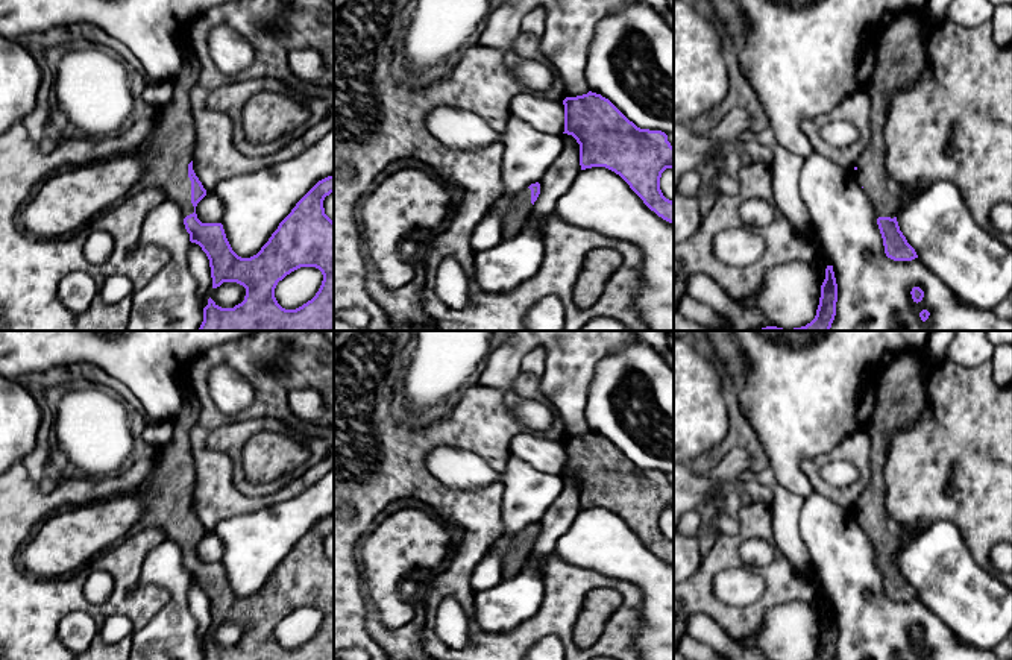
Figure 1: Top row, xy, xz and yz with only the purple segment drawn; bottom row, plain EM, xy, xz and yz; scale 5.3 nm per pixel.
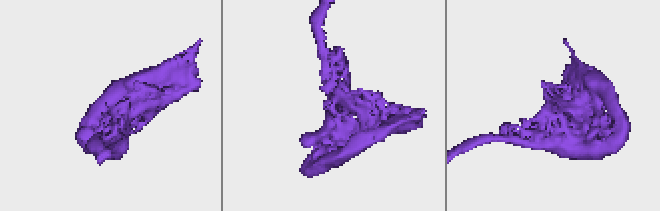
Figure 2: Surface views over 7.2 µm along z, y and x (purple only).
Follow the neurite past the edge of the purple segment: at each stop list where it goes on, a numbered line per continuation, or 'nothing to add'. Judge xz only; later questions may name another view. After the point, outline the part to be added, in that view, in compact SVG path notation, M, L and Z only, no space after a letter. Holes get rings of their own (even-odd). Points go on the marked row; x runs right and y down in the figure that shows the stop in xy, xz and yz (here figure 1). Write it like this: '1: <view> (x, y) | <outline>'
1: xz (519, 208) | M523 188L511 197L502 217L502 237L513 238L526 225L533 209L531 190Z

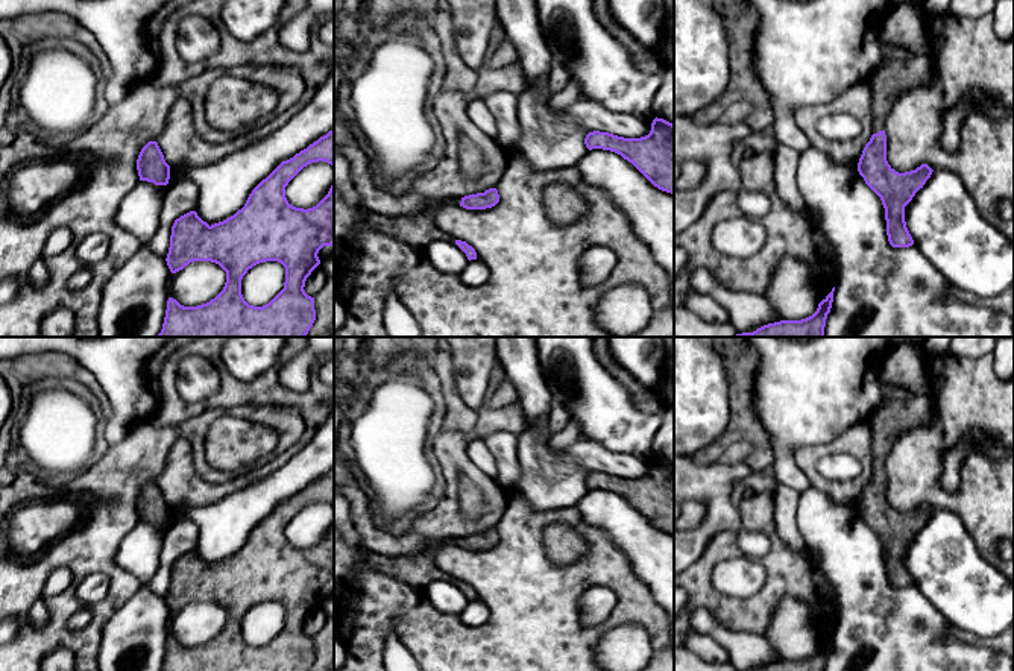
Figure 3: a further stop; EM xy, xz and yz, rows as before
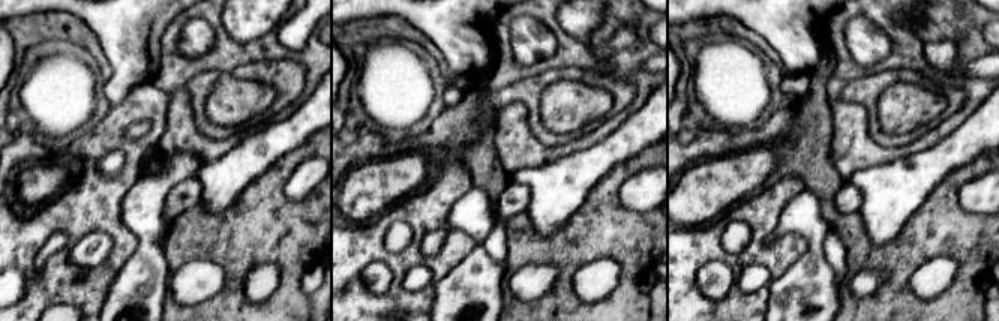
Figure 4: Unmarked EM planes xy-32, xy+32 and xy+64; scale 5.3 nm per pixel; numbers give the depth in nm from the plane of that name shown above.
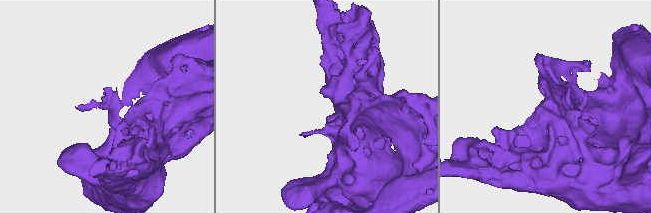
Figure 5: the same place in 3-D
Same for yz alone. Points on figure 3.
1: yz (905, 26) | M900 5L886 14L882 21L880 36L885 46L905 47L911 56L908 59L885 58L868 77L871 88L871 134L885 131L885 118L890 114L894 100L900 91L920 85L927 85L932 76L934 53L927 41L926 20L921 8L914 5Z

